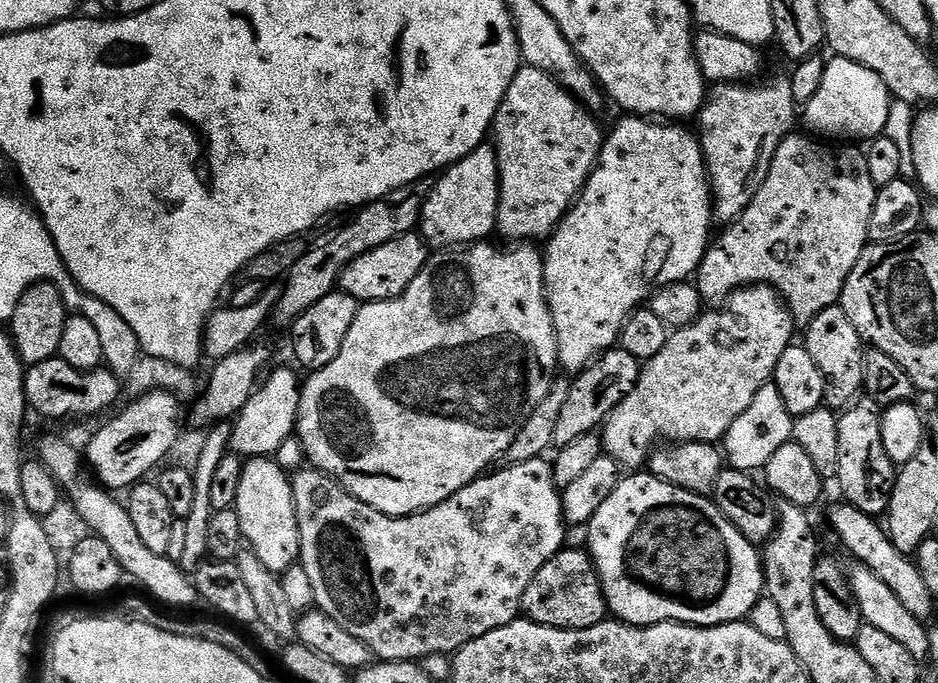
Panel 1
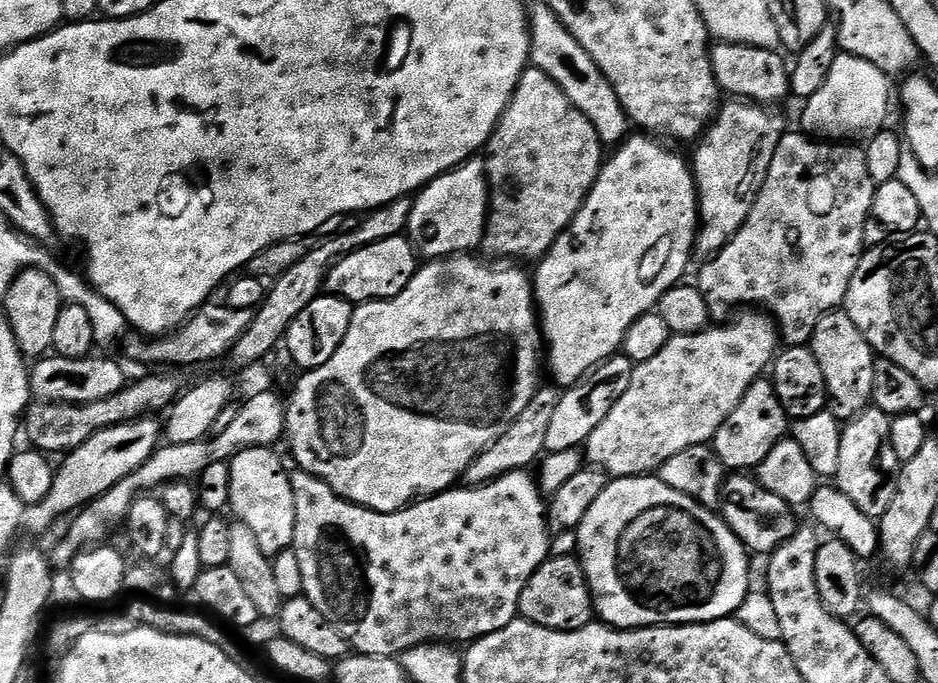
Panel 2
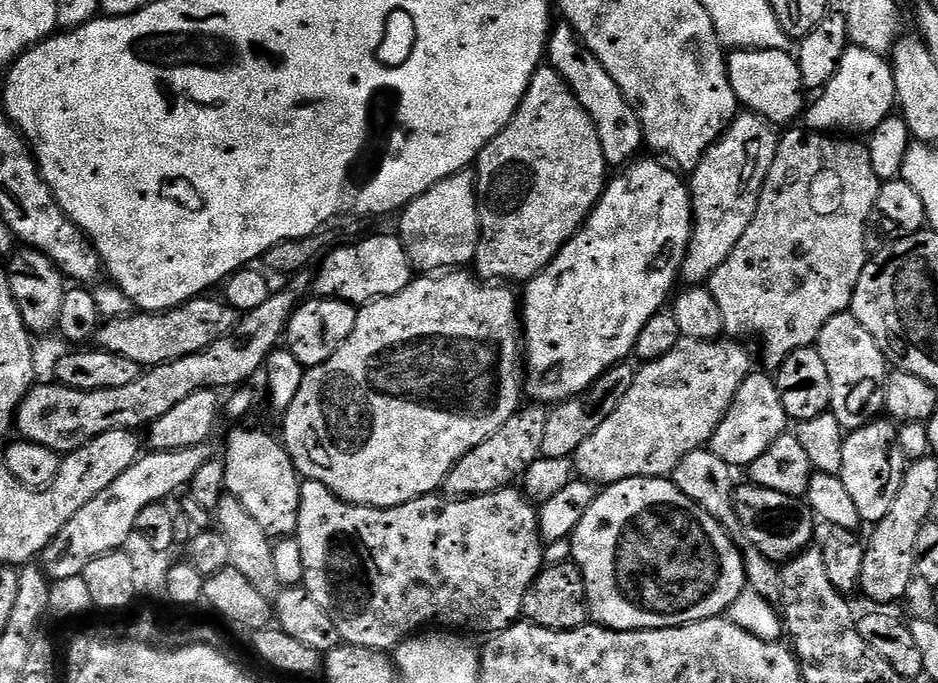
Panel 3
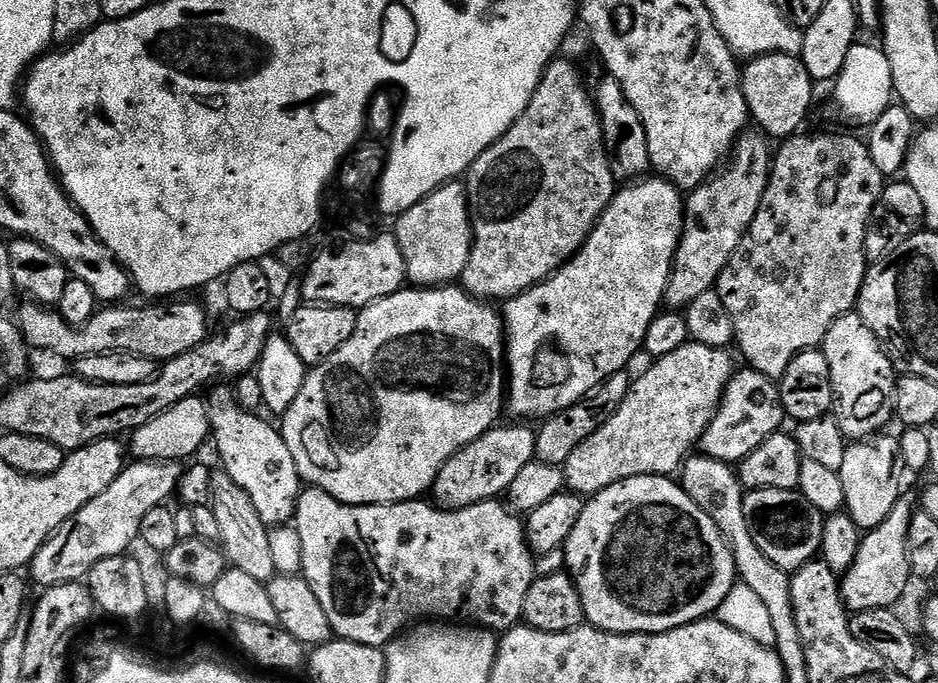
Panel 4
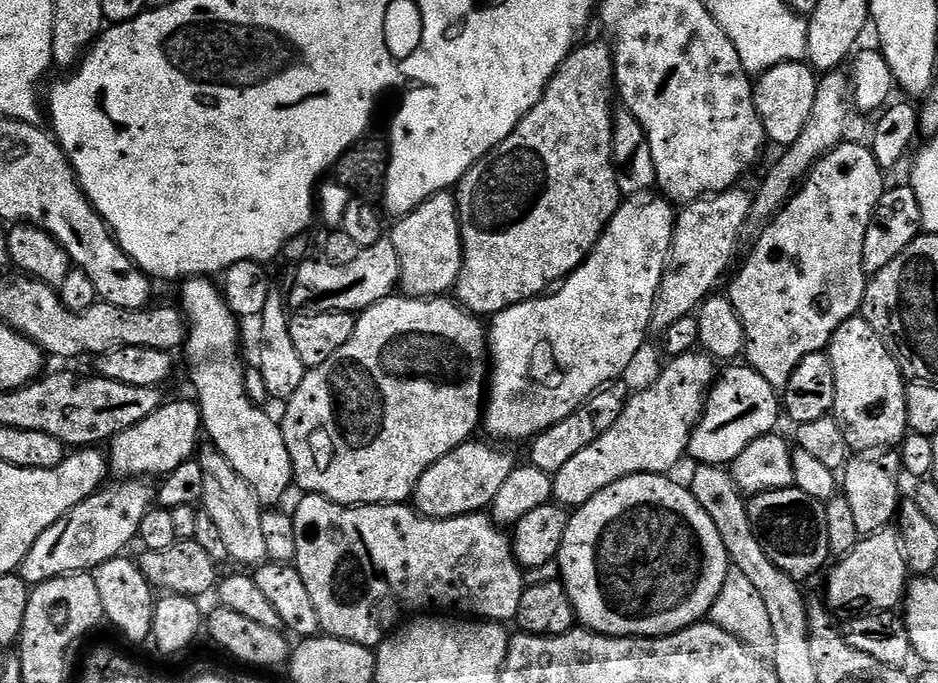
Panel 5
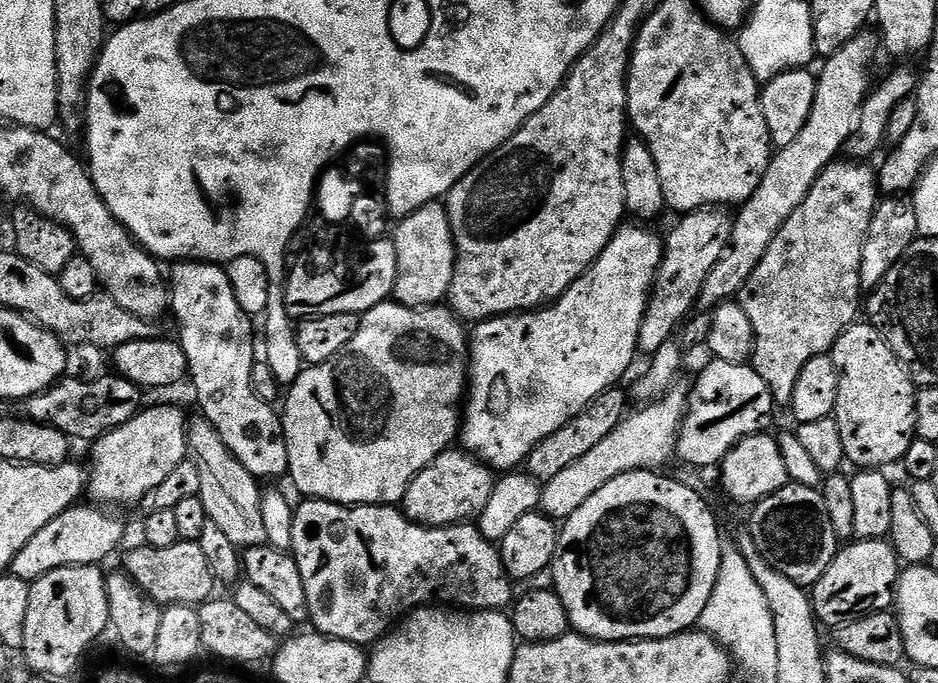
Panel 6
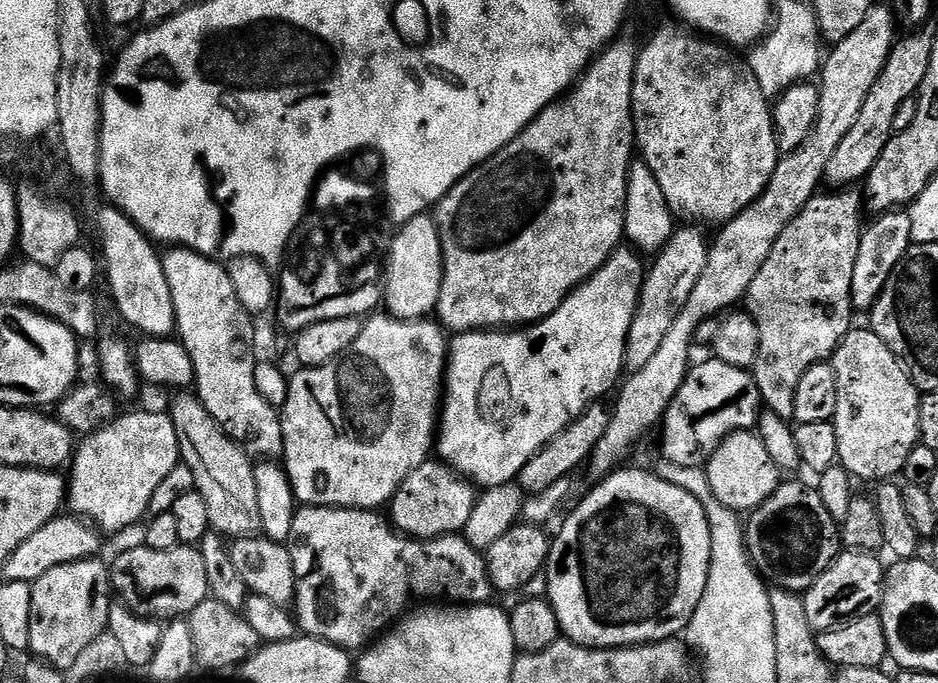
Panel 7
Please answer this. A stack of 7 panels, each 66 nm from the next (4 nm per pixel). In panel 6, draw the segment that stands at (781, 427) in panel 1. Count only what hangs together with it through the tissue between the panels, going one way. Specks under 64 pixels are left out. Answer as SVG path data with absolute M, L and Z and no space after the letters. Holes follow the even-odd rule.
M715 358L709 359L709 364L696 376L696 385L691 385L688 394L688 408L684 411L684 421L680 424L680 433L676 438L676 456L684 459L692 468L715 469L726 458L726 454L734 448L739 440L747 436L758 436L772 420L774 401L770 386L758 378L751 363L735 364L722 362Z

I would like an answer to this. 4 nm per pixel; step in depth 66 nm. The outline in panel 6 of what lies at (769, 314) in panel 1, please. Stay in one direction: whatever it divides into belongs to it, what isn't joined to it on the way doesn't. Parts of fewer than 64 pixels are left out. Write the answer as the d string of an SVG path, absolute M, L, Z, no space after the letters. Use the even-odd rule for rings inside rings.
M673 386L660 399L637 407L640 408L637 412L629 411L623 422L609 436L602 438L594 450L582 454L578 462L570 462L566 470L561 470L556 477L550 478L550 482L543 484L539 511L557 522L569 520L574 510L578 510L586 498L602 490L606 482L627 472L663 469L663 464L676 456L676 438L680 433L680 424L684 421L684 411L688 408L689 389L680 387Z

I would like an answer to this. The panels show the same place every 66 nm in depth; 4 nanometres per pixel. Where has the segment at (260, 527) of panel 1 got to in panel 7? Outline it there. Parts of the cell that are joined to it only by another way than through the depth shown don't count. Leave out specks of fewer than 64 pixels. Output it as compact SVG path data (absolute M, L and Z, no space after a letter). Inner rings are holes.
M179 246L169 247L162 259L166 282L170 282L170 298L174 298L178 339L186 346L190 362L194 362L195 395L200 397L206 410L210 410L210 418L214 418L214 422L218 422L224 433L249 457L283 457L281 413L259 396L254 382L257 362L253 317L244 309L242 302L238 302L227 267L219 259Z

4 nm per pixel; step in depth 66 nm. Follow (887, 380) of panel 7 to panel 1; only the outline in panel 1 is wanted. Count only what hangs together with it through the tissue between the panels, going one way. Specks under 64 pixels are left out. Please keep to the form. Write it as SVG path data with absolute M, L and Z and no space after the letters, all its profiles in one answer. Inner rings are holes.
M837 306L822 310L814 322L806 326L808 332L802 337L804 349L818 362L818 370L822 370L822 378L826 382L824 407L843 410L853 403L864 392L864 353L866 342L854 330L854 322Z

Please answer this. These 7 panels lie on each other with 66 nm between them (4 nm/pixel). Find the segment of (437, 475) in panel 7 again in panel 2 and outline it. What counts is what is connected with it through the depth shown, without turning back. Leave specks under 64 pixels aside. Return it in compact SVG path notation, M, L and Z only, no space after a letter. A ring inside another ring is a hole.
M540 387L536 392L536 397L530 402L530 406L526 406L526 410L522 410L522 414L510 426L510 430L506 434L502 434L502 438L495 440L486 451L478 454L478 458L466 468L462 480L467 487L482 488L485 484L494 482L511 472L523 472L531 469L545 455L546 434L561 394L559 387L551 387Z

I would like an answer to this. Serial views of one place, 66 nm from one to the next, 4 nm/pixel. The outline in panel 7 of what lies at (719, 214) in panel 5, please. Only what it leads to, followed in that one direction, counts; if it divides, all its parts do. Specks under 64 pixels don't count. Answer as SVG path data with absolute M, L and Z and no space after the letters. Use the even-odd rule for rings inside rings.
M700 226L680 227L673 231L667 244L660 249L653 259L657 260L650 264L644 277L634 322L630 322L630 334L626 338L624 367L629 373L642 370L646 362L651 362L660 343L666 339L666 333L674 323L674 318L678 318L678 310L686 306L694 286L698 286L698 278L702 278L702 270L706 270L710 240L709 237L704 237L705 229Z

